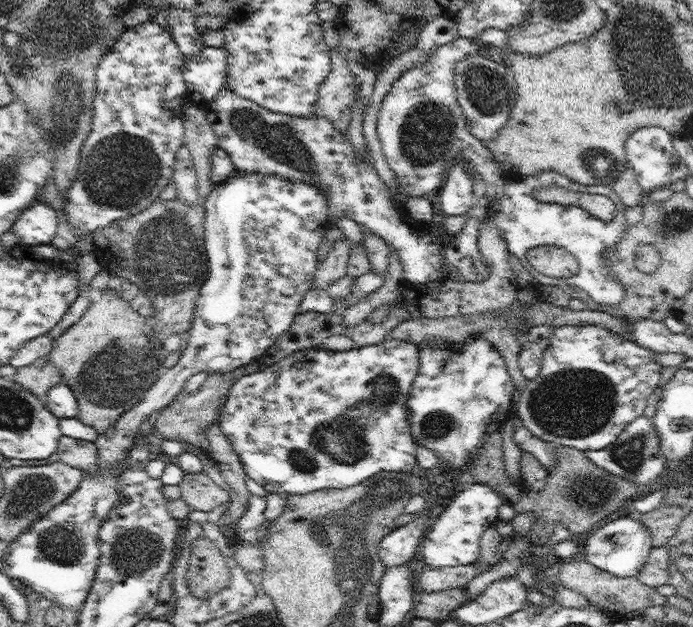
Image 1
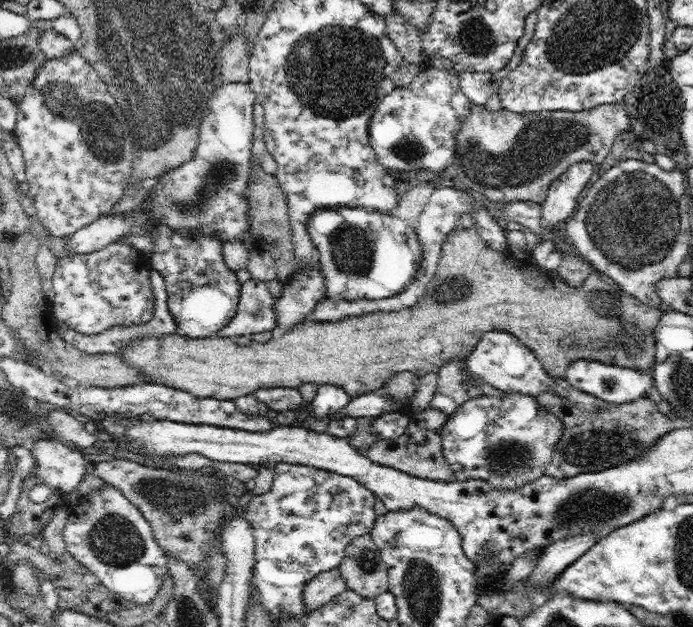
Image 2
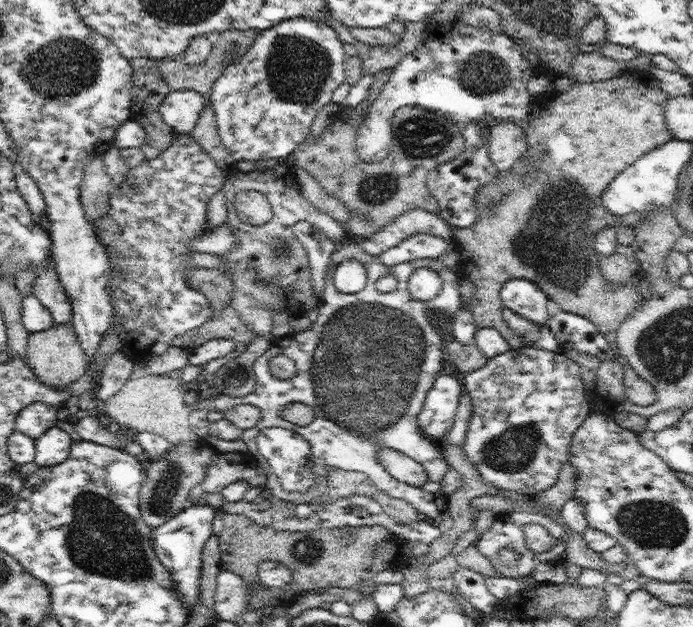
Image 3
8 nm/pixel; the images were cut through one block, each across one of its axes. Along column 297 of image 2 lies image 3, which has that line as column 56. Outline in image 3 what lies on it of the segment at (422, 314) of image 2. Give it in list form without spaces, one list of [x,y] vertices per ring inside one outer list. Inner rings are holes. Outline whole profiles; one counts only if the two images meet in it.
[[[54,324],[48,330],[29,333],[26,358],[36,378],[51,387],[66,386],[71,382],[76,382],[88,370],[88,360],[78,342],[73,324]]]

